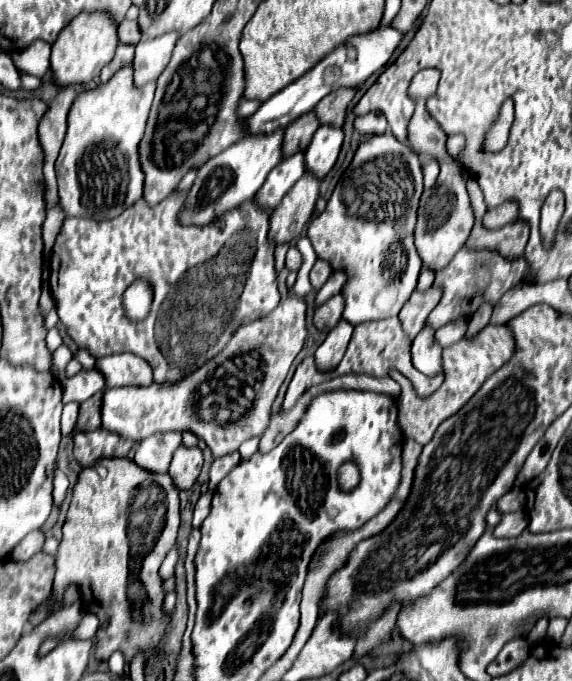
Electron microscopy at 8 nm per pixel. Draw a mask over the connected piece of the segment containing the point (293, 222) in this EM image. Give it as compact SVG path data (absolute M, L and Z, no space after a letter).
M312 173L300 177L272 213L270 239L278 245L296 241L316 211L318 195L320 179L316 179Z

